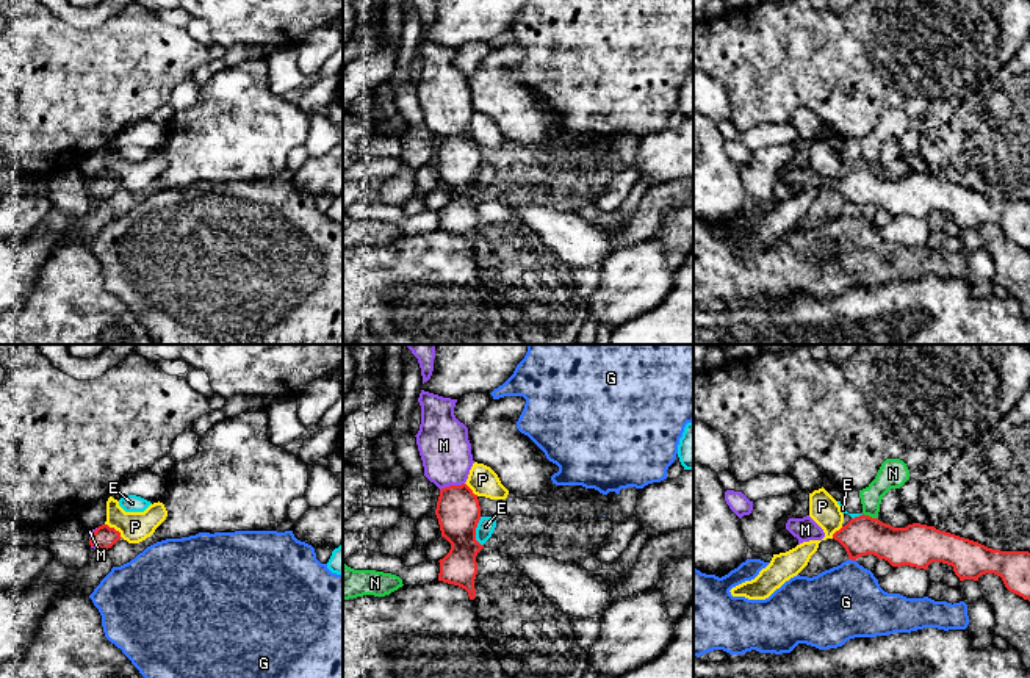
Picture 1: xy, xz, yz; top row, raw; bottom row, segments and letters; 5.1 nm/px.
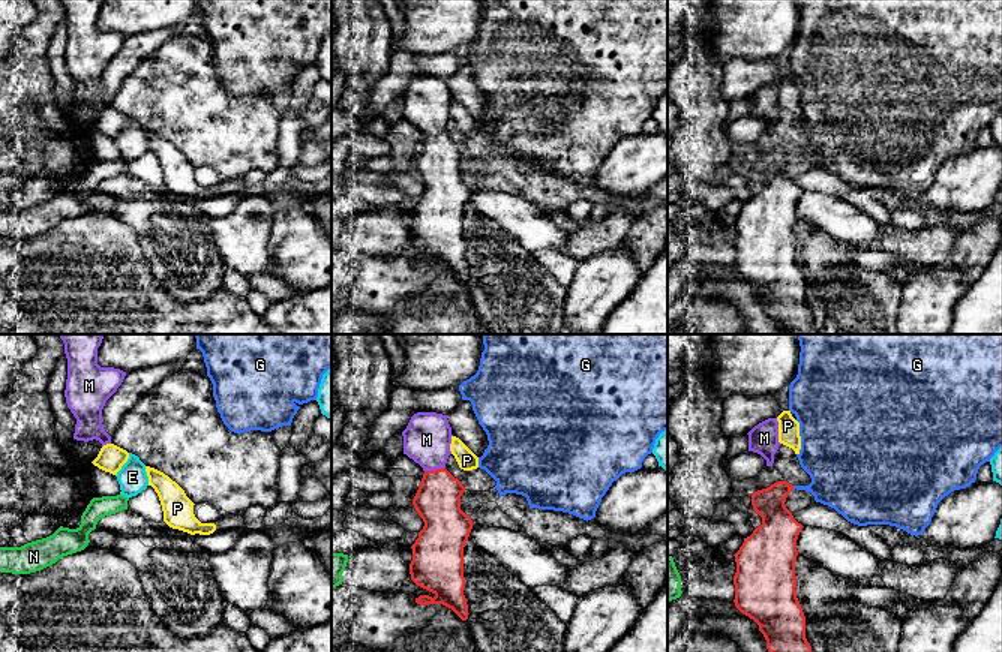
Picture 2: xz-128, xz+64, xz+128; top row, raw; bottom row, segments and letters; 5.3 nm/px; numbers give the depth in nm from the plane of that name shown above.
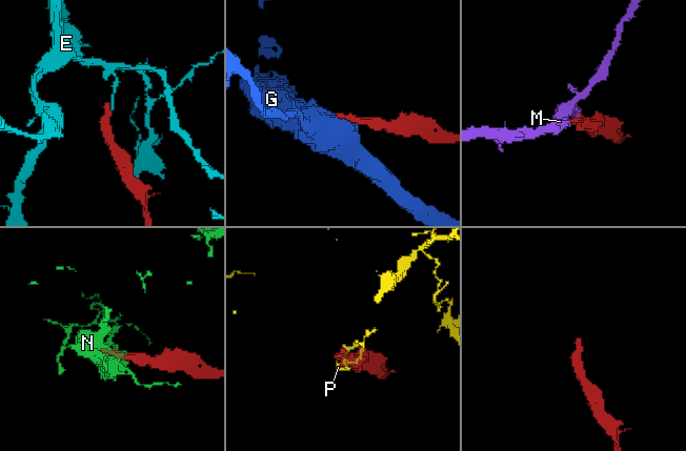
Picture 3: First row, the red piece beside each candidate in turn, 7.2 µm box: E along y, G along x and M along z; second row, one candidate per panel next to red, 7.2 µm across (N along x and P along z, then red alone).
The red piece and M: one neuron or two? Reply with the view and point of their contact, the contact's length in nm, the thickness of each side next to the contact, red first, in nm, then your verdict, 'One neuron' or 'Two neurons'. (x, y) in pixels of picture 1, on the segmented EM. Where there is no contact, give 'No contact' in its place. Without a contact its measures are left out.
Touches red at xz (451, 486). Shared border 130 nm. Thickness 220 nm (red) against 260 nm. One neuron

